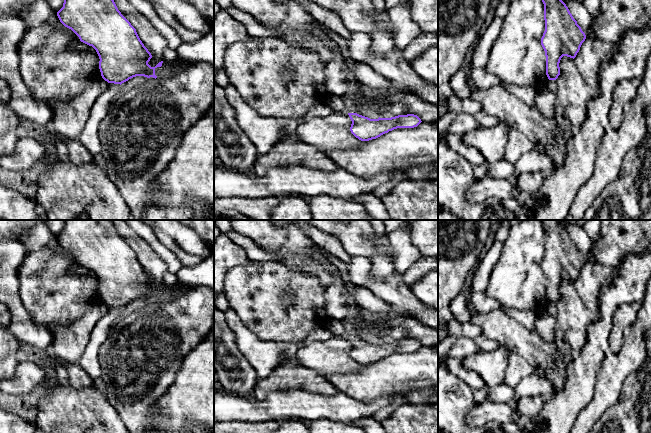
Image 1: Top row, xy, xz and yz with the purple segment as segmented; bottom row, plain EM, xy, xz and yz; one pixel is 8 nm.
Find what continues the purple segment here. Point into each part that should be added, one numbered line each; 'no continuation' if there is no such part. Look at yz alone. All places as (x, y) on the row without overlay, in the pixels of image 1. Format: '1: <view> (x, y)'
no continuation

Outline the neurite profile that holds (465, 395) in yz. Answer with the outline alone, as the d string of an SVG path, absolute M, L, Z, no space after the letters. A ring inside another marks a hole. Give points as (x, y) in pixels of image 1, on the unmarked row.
M445 367L438 369L438 430L442 433L488 433L487 428L473 428L466 424L465 418L468 413L477 405L473 390Z

